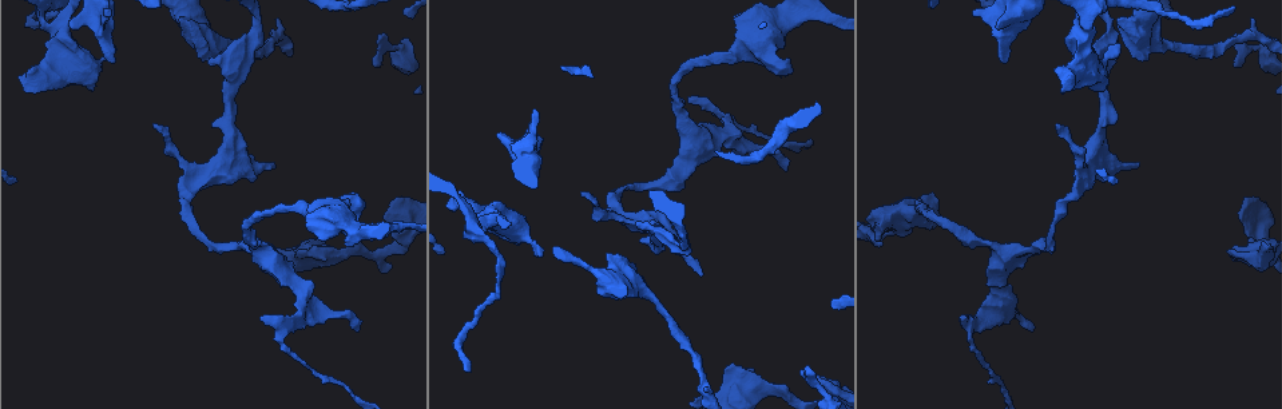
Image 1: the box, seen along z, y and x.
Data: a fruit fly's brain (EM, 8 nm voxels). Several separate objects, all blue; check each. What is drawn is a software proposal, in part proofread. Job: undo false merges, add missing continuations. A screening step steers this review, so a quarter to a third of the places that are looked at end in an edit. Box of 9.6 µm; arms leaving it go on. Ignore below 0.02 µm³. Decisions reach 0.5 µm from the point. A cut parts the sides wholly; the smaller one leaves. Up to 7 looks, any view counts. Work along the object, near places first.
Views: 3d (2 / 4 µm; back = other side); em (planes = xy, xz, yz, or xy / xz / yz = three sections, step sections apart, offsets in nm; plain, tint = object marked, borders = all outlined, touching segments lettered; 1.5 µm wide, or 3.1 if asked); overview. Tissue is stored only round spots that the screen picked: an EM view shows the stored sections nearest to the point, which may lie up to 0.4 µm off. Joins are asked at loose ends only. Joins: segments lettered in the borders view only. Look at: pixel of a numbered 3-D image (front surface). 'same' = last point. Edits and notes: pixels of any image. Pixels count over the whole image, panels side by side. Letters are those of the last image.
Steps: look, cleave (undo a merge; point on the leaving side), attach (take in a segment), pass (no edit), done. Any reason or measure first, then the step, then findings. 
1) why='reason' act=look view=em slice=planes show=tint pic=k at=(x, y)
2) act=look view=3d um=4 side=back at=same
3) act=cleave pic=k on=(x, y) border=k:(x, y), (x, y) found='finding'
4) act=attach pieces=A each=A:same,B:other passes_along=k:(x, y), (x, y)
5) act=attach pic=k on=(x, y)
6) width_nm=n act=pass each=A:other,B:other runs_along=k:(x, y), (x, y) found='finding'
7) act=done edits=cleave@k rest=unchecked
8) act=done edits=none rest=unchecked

why='thick end' act=look view=3d um=2 pic=1 at=(500, 132)

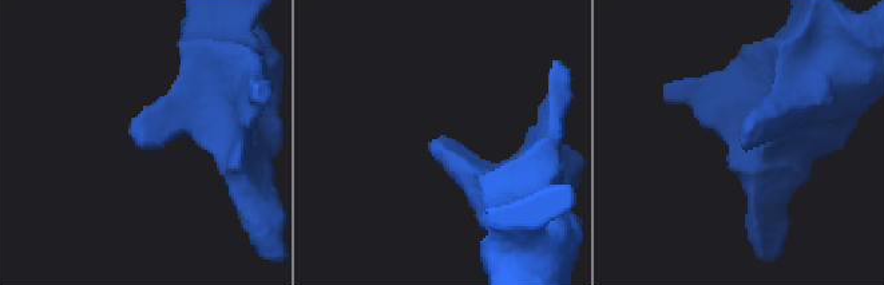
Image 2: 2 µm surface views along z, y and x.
why='need the tissue' act=look view=em slice=xz step=8 show=tint pic=2 at=(435, 144)

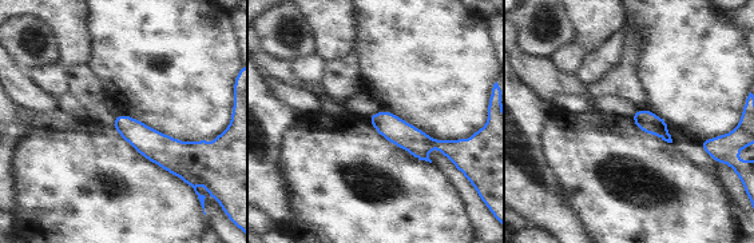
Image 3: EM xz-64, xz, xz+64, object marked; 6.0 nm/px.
why='another direction' act=look view=em slice=planes show=borders at=same

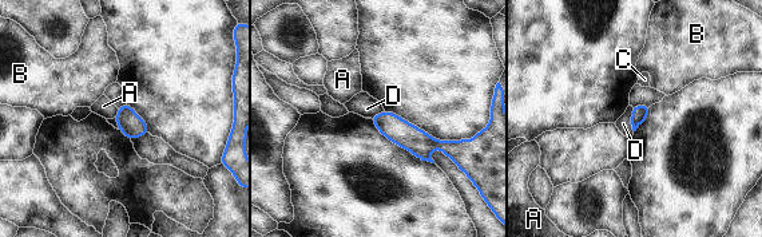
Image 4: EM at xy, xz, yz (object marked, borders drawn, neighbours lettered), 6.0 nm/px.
longest_contact=D:140nm act=pass each=A:other,B:other,C:other,D:other found='none of them fits'

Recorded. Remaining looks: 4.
why='an open end' act=look view=3d um=4 pic=1 at=(1128, 25)

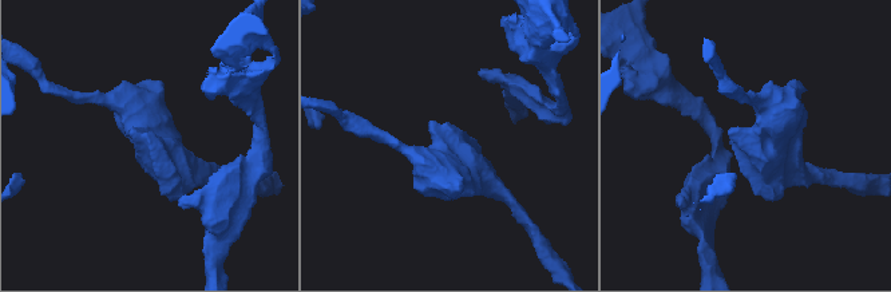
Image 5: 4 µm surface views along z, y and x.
arm_widths_nm=400,550 why='now the EM' act=look view=em slice=xz step=4 show=tint pic=5 at=(432, 138)

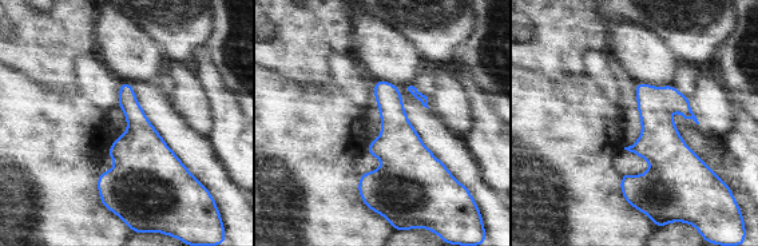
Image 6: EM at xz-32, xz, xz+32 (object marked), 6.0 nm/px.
why='cut it another way' act=look view=em slice=yz step=8 show=borders at=same

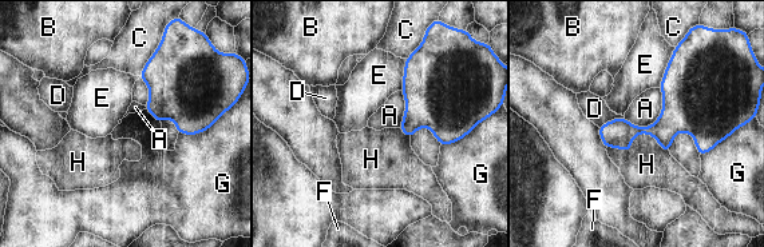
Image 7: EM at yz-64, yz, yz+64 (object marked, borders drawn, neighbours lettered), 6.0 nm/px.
act=pass each=A:other,B:other,C:other,D:other,E:other,F:other,G:other,H:other border=7:(660, 88), (660, 115), (630, 124) found='no lettered segment goes on from it'

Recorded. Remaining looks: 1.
why='sudden change in width' act=look view=em slice=planes show=borders pic=1 at=(821, 393)

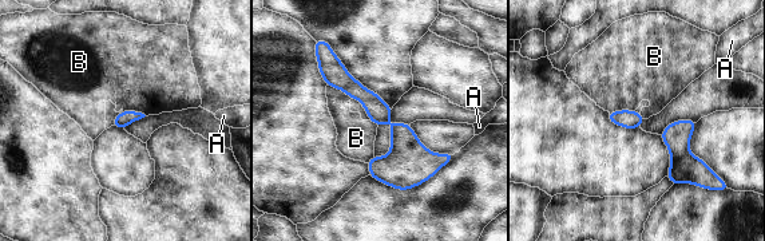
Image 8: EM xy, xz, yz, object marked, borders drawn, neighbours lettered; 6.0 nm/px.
act=pass each=A:other,B:other runs_along=8:(326, 59), (425, 158), (448, 157) found='all the same cell'

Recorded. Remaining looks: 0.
act=done edits=none rest=unchecked

